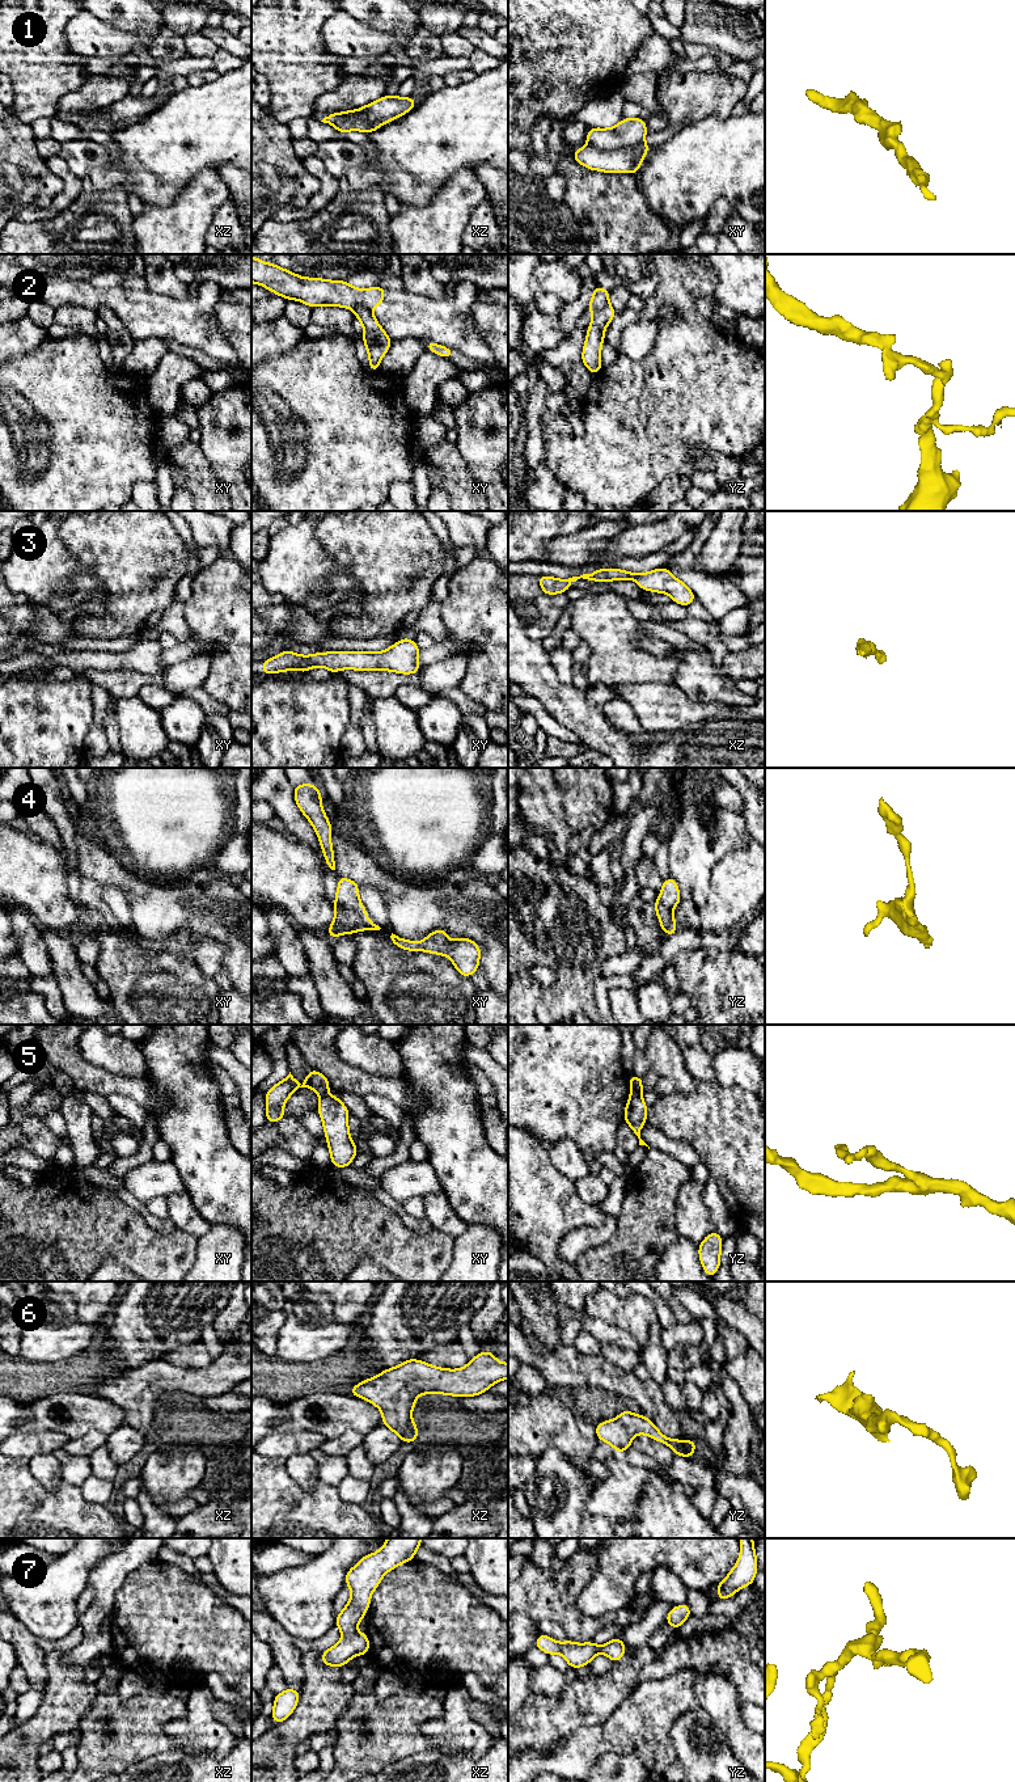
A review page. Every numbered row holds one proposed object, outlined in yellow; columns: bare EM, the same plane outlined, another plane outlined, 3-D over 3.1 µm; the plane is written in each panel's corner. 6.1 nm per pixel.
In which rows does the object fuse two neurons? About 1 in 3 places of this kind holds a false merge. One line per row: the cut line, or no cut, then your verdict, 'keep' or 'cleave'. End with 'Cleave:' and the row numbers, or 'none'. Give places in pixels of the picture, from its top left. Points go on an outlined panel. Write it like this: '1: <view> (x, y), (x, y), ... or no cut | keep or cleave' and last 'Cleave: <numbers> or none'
1: xy (642, 142), (620, 148), (596, 148), (588, 144) | cleave
2: xy (369, 308), (356, 307), (354, 309) | cleave
3: no cut | keep
4: no cut | keep
5: yz (631, 1092), (641, 1096) | cleave
6: no cut | keep
7: no cut | keep
Cleave: 1, 2, 5

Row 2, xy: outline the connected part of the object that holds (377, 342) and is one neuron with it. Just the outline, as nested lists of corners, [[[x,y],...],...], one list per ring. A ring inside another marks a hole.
[[[355,308],[354,313],[364,328],[363,341],[369,356],[369,366],[367,368],[377,372],[380,371],[380,360],[389,351],[393,339],[384,332],[369,308]]]

